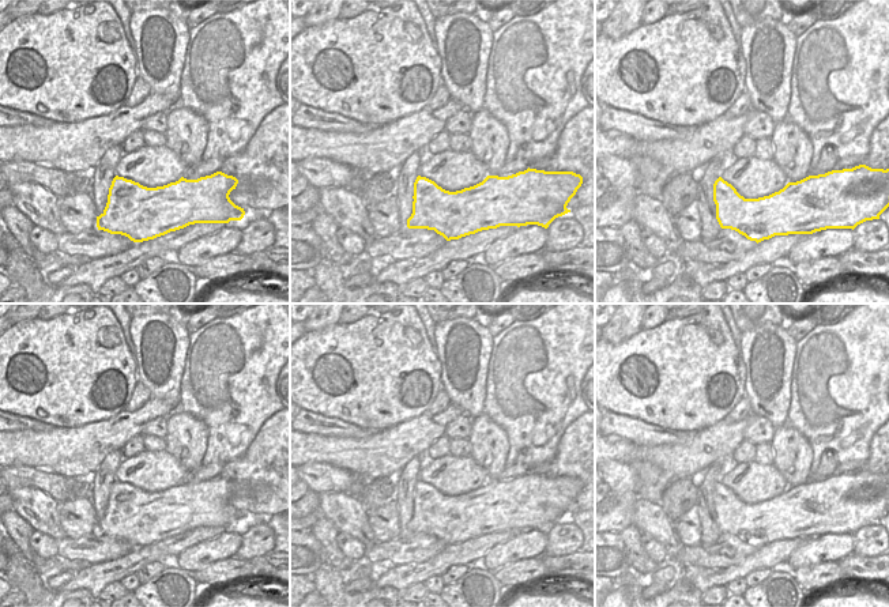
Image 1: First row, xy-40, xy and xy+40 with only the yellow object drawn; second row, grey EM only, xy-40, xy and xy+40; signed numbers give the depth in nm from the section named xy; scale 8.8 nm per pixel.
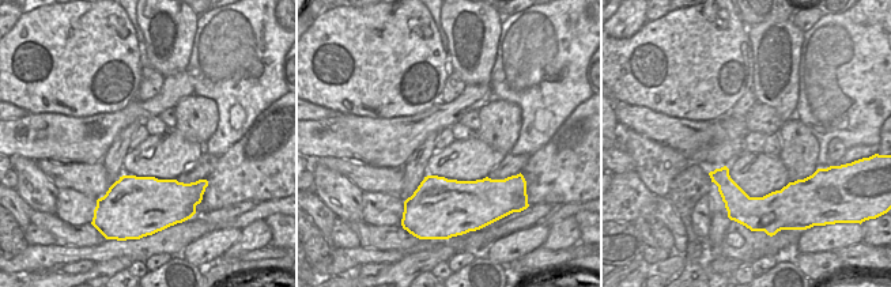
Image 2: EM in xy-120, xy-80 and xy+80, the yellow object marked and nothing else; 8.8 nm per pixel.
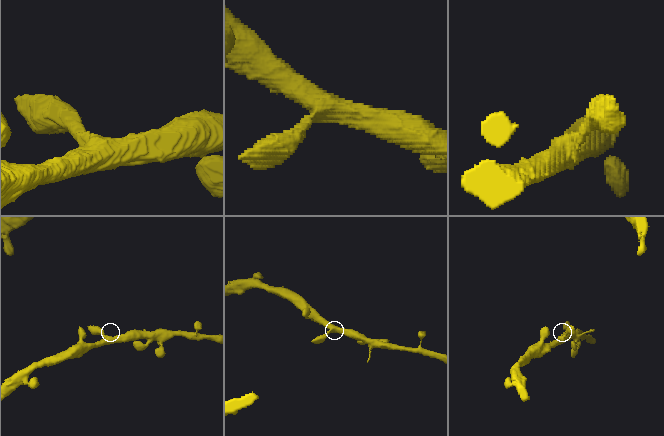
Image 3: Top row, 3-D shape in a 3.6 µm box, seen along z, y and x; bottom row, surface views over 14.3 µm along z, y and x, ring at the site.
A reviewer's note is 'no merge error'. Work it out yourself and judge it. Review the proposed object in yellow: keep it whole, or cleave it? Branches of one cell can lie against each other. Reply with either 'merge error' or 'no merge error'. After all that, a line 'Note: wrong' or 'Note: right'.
no merge error
Note: right

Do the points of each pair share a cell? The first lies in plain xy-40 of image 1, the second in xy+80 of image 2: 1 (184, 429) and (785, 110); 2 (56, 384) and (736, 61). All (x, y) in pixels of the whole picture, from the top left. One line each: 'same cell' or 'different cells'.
1: different cells
2: same cell

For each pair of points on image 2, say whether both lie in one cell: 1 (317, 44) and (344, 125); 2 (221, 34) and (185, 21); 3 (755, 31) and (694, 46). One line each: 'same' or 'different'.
1: different
2: different
3: different

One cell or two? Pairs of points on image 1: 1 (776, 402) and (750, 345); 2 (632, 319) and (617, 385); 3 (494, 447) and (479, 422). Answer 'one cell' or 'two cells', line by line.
1: one cell
2: two cells
3: one cell

